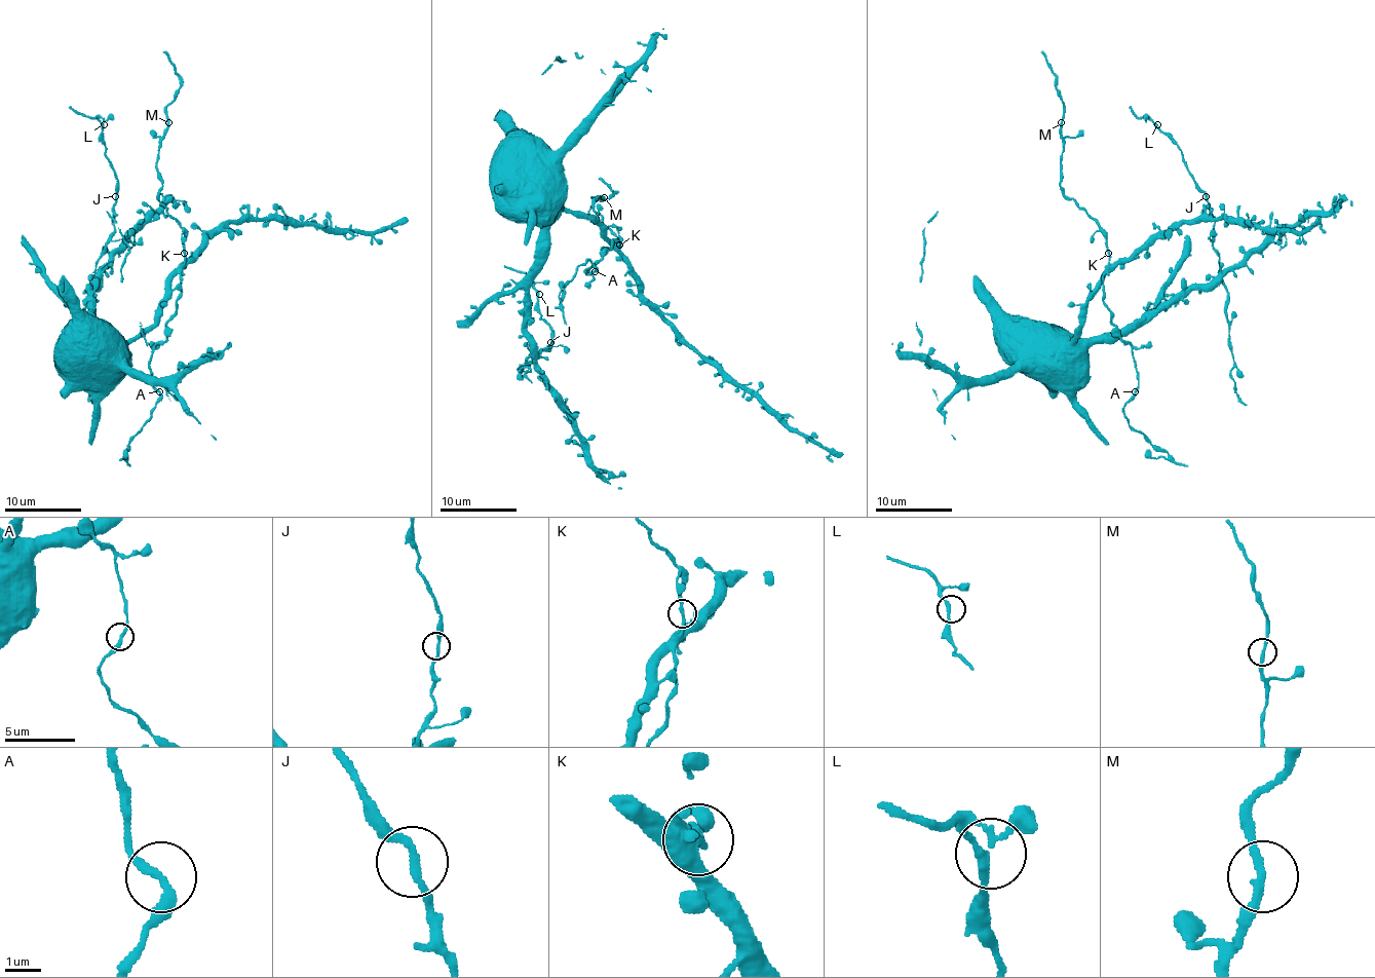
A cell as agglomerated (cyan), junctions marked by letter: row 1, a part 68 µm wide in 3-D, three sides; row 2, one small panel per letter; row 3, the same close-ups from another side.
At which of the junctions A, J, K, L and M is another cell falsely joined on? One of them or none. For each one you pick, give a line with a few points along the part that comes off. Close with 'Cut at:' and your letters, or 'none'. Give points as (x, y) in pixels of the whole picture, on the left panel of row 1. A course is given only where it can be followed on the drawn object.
Cut at: none

